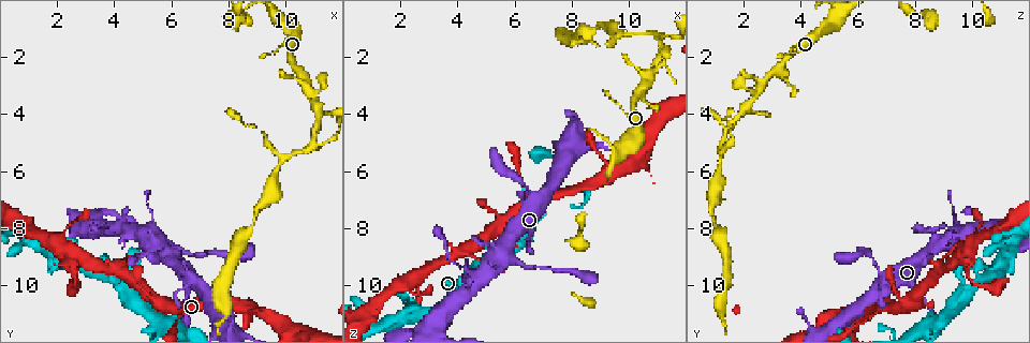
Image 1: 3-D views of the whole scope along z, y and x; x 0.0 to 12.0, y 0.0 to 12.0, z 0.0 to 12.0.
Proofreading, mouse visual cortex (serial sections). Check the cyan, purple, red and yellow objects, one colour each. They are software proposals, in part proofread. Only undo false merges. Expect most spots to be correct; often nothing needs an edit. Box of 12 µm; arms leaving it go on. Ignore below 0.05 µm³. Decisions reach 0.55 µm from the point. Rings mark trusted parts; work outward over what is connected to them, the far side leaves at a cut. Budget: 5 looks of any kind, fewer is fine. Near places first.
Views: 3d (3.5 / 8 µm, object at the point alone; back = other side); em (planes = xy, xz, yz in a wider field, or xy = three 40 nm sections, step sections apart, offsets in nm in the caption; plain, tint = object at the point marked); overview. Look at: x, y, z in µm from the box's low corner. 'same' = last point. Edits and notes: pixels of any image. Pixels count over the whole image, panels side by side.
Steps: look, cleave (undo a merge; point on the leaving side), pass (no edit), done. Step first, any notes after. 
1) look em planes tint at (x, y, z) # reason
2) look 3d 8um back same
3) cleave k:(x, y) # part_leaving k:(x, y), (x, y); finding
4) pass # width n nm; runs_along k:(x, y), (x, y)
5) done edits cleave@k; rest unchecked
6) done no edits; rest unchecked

look 3d 8um at (4.4, 8.2, 9.7) # thin arm on a thick one

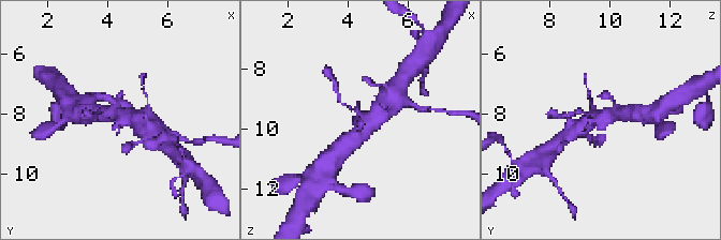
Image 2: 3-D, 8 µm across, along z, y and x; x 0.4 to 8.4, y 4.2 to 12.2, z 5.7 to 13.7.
look 3d 3.5um at (4.5, 8.3, 9.6) # closer look

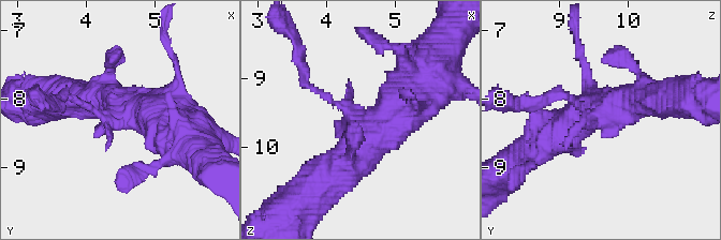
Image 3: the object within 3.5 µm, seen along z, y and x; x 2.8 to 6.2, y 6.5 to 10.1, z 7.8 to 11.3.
pass # all the same cell

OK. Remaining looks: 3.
look 3d 3.5um at (10.8, 3.2, 2.5) # three-way junction

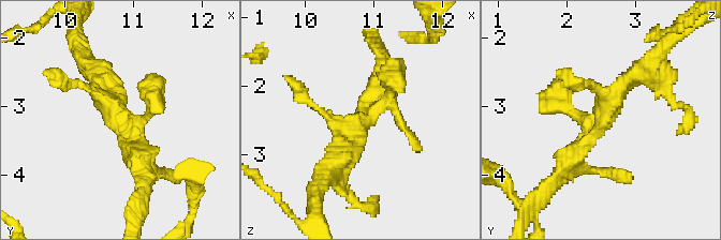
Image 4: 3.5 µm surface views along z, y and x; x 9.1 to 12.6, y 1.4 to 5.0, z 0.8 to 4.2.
look em xy step 3 tint at (10.80, 3.15, 2.55) # now the EM

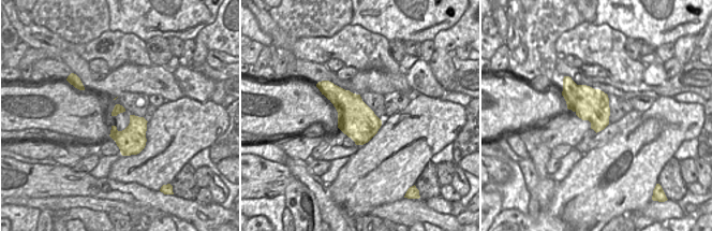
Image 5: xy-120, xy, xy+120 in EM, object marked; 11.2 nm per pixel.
pass # width 400 nm; runs_along 4:(644, 66), (564, 168); one cell here

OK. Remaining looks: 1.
done no edits; rest unchecked

